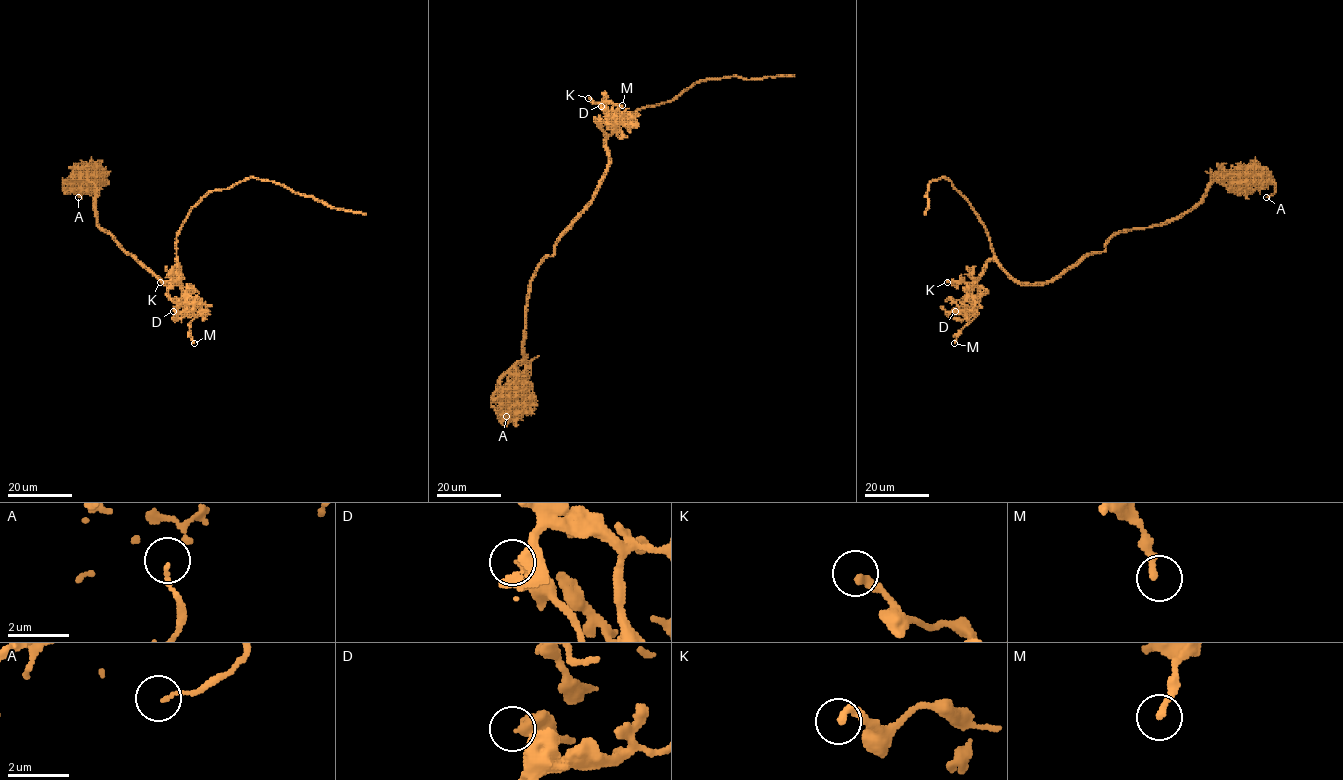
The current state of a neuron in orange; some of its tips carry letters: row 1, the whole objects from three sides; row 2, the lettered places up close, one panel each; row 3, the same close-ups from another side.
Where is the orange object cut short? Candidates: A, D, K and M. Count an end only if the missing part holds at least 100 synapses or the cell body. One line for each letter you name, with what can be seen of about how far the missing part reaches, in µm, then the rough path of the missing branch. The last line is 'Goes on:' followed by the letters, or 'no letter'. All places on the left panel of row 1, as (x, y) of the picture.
Goes on: no letter

